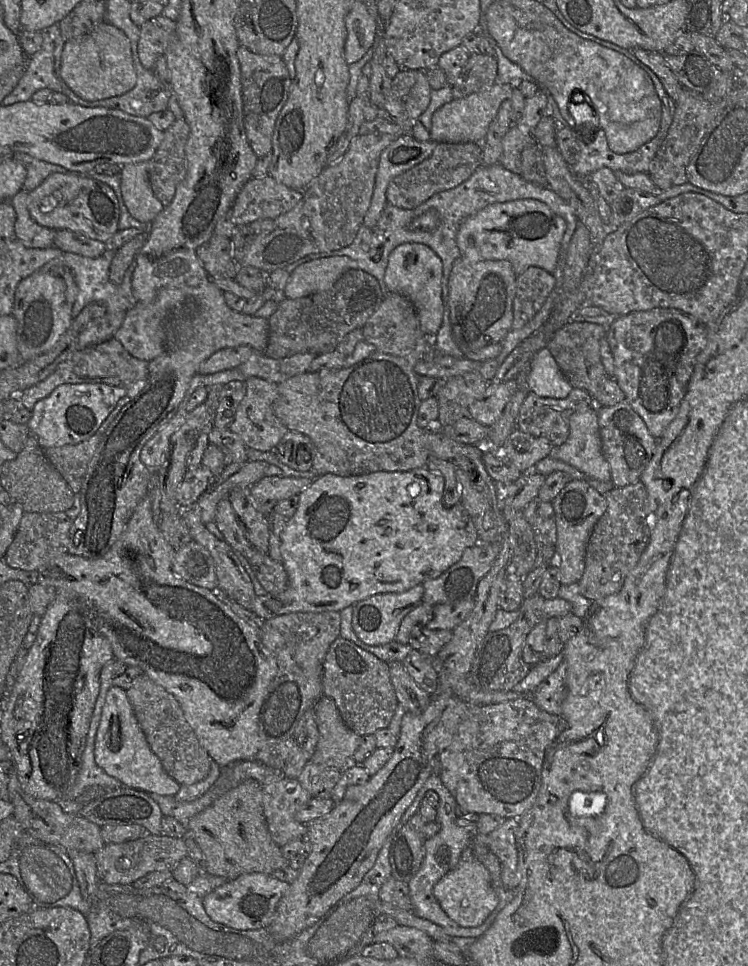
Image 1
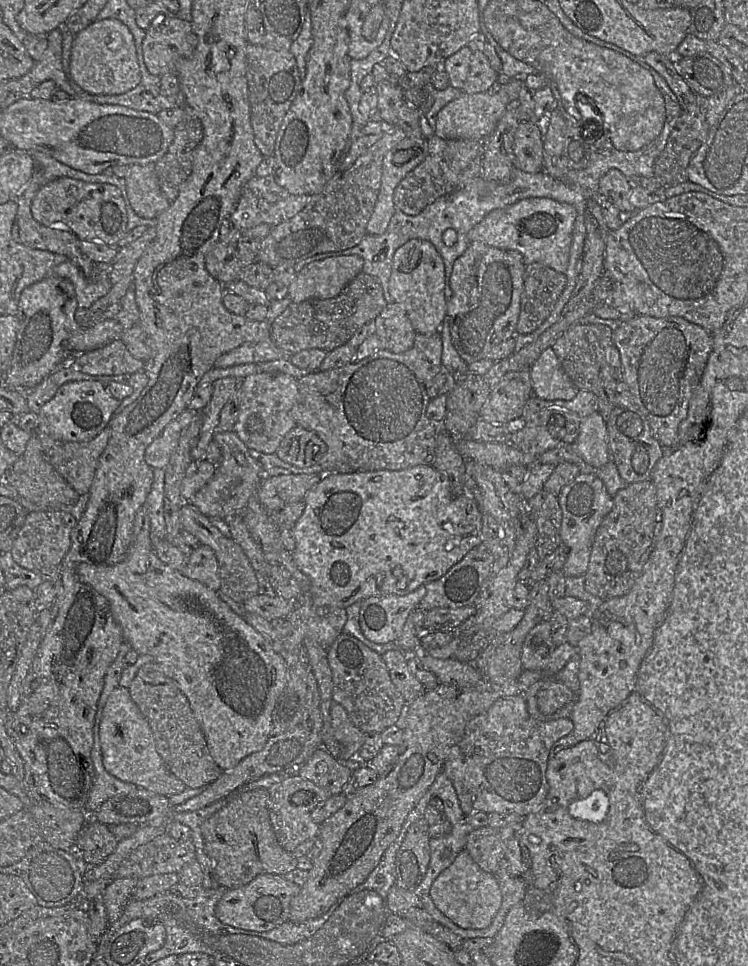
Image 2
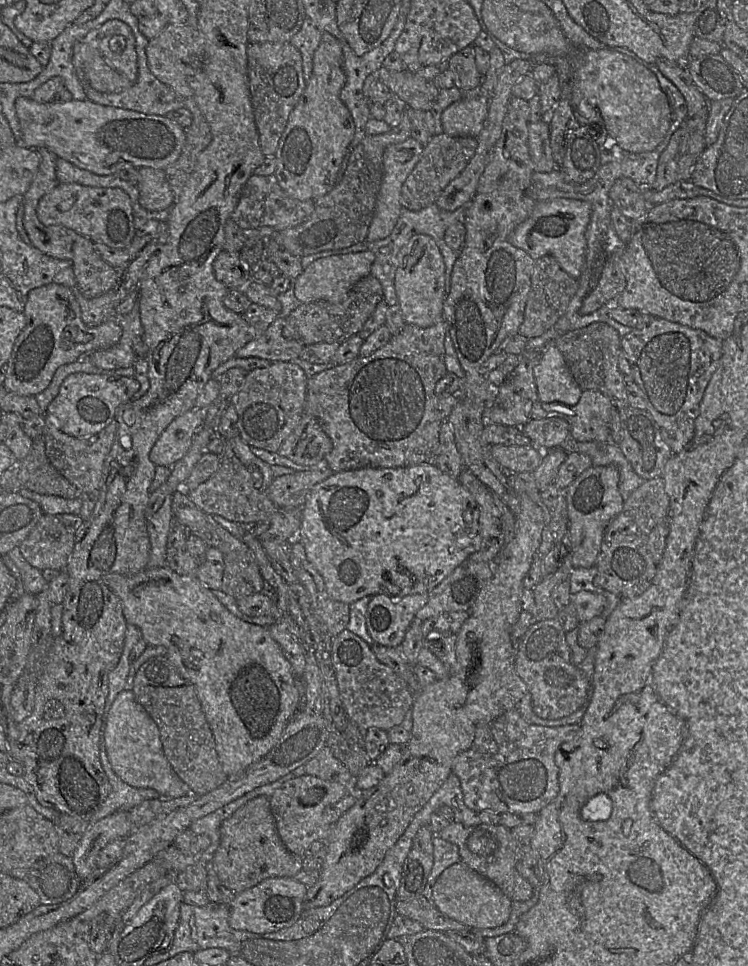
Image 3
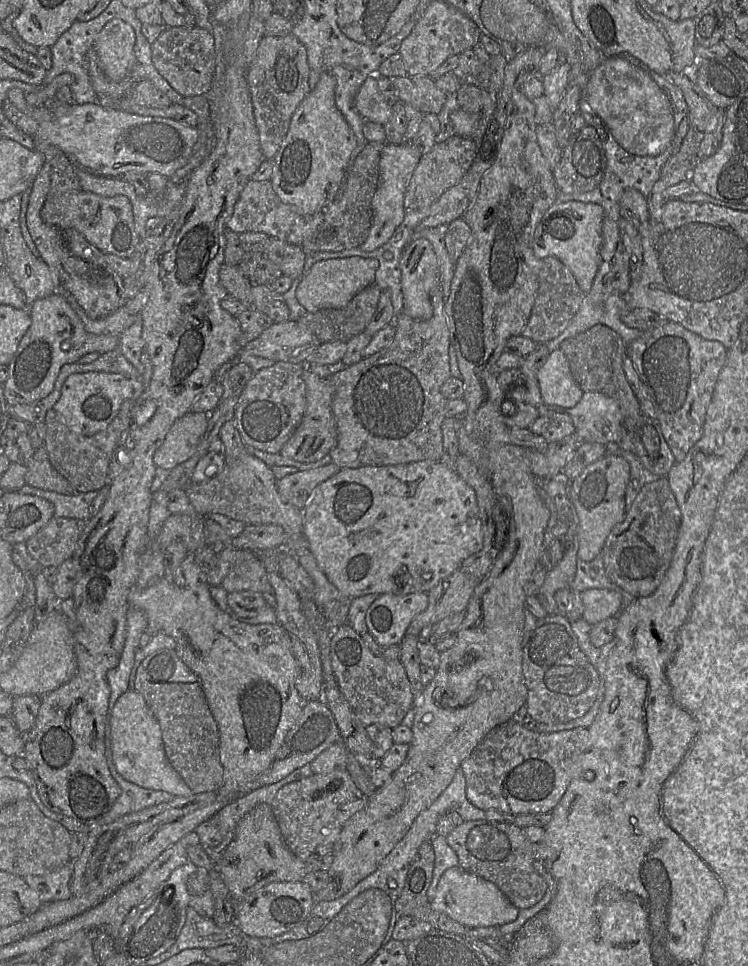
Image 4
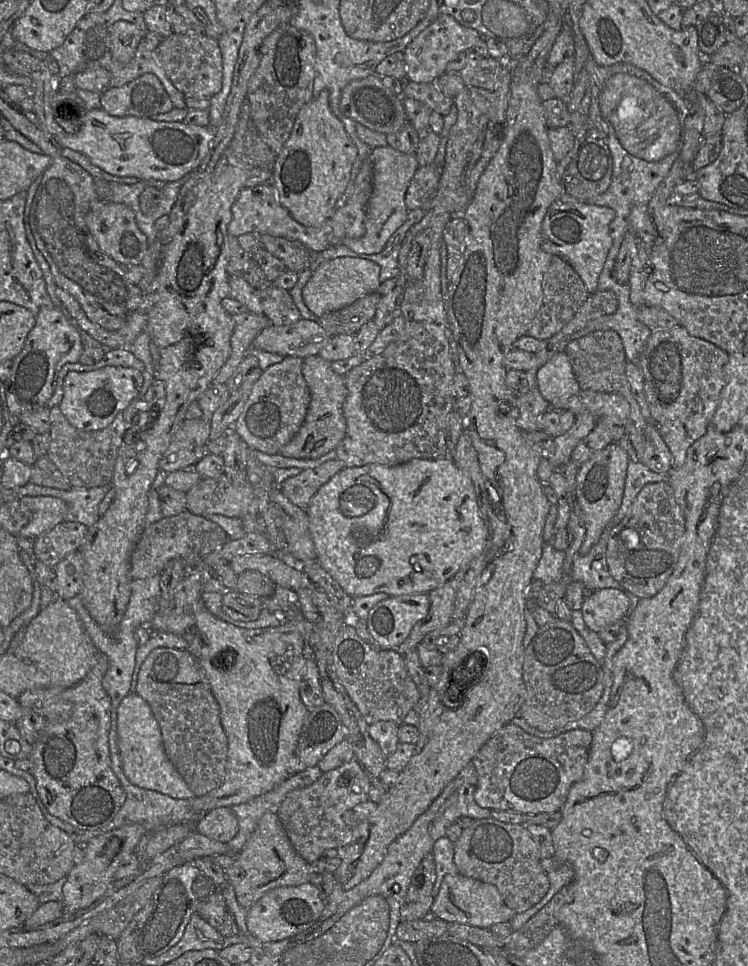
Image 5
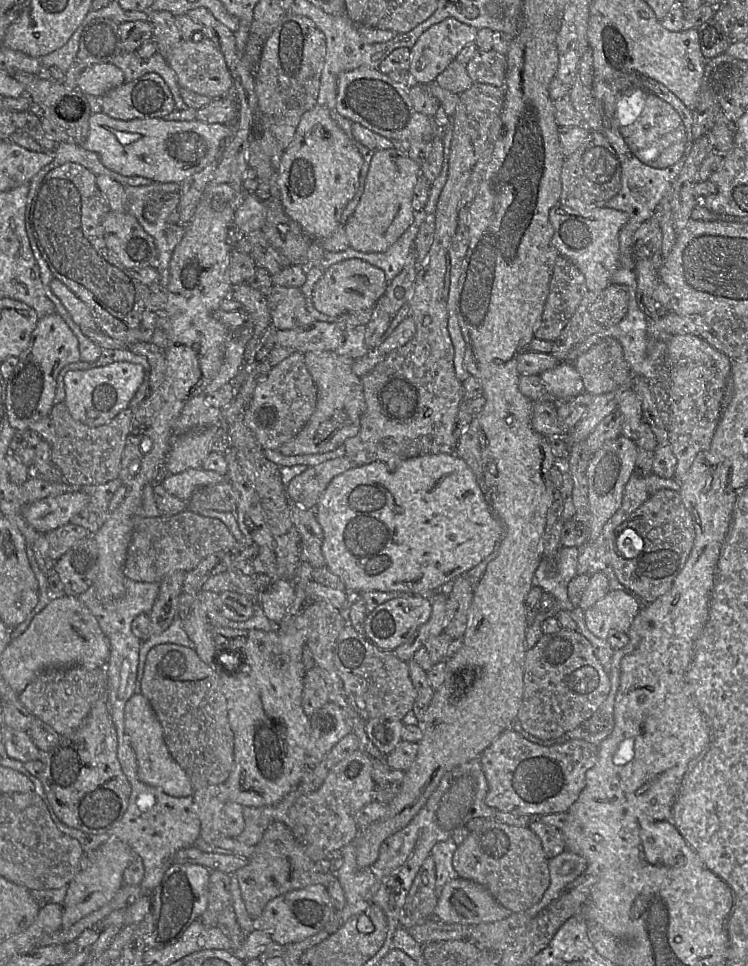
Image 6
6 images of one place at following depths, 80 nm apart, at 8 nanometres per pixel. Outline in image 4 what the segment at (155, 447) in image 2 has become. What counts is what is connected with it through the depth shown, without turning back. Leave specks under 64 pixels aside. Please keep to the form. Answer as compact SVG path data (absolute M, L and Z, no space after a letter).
M190 411L177 419L154 453L155 465L172 470L190 459L207 429L209 416L210 413Z

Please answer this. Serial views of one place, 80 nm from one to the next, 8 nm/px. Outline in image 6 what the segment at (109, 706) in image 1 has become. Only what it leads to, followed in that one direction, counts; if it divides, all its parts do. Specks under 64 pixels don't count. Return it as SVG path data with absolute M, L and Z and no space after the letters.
M139 693L126 702L124 708L125 732L137 758L137 775L141 782L156 787L173 797L193 796L194 789L185 770L171 756L164 740L163 727L147 698Z

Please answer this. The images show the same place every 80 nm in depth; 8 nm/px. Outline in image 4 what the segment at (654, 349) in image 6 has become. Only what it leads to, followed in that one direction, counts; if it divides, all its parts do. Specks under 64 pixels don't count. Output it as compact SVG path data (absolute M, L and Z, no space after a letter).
M610 268L604 273L597 271L591 290L585 294L580 309L569 322L566 329L557 337L545 342L550 351L560 349L560 344L567 338L583 332L596 324L604 324L616 331L622 338L625 346L638 338L642 331L627 326L622 321L622 313L630 308L623 294L606 289L604 277Z

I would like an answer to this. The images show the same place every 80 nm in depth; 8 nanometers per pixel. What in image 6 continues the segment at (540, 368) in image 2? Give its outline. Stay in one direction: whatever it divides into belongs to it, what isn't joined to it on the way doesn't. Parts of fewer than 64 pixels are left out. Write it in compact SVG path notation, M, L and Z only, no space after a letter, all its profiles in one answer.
M559 361L552 369L540 374L541 380L558 401L565 401L585 391L582 378L572 363Z

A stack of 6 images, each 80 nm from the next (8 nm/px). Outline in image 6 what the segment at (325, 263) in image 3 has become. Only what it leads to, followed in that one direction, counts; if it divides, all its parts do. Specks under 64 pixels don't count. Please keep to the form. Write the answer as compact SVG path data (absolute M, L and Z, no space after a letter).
M358 258L347 259L331 265L315 283L313 305L328 316L372 309L385 294L388 283L382 269Z

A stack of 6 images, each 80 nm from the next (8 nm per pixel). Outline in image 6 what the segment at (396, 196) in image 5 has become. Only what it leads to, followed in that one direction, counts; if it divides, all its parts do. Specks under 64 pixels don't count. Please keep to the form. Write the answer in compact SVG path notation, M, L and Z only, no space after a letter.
M395 148L374 151L365 179L363 194L354 213L344 225L351 248L361 252L385 252L402 236L414 221L412 197L414 187L421 174L420 165L401 155Z

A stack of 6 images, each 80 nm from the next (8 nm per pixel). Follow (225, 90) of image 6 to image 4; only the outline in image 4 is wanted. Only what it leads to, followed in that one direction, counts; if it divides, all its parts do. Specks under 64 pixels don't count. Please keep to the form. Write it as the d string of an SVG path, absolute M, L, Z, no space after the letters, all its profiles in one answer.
M197 25L167 27L151 45L152 62L157 71L181 96L206 95L213 86L217 51L212 32Z

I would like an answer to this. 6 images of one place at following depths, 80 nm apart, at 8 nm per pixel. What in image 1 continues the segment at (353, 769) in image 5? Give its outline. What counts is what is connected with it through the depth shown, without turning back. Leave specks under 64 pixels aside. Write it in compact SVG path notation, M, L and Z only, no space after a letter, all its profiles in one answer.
M283 777L263 785L263 812L273 841L284 846L293 840L306 840L307 827L295 819L298 810L305 806L311 795L301 786L297 778Z

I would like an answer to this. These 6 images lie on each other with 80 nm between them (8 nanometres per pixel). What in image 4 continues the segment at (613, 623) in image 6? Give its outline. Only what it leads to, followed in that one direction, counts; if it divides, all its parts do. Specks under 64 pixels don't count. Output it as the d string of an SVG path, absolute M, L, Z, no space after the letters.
M588 589L581 592L582 618L591 626L610 617L617 617L623 609L623 596L609 589Z

